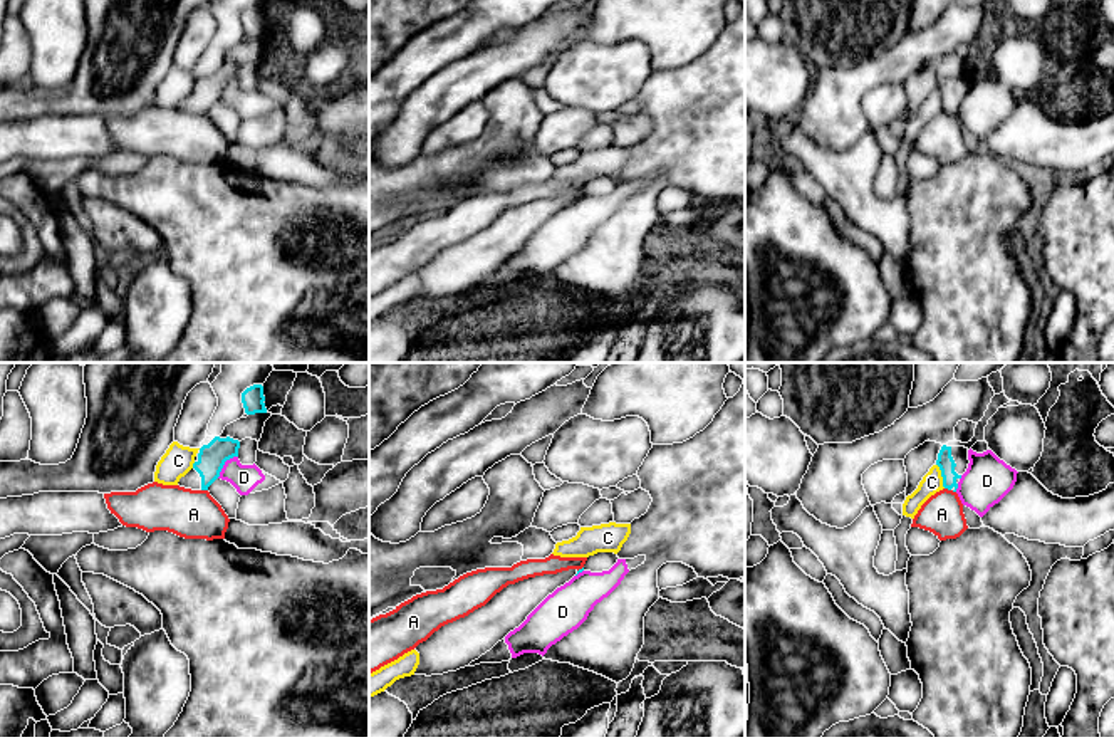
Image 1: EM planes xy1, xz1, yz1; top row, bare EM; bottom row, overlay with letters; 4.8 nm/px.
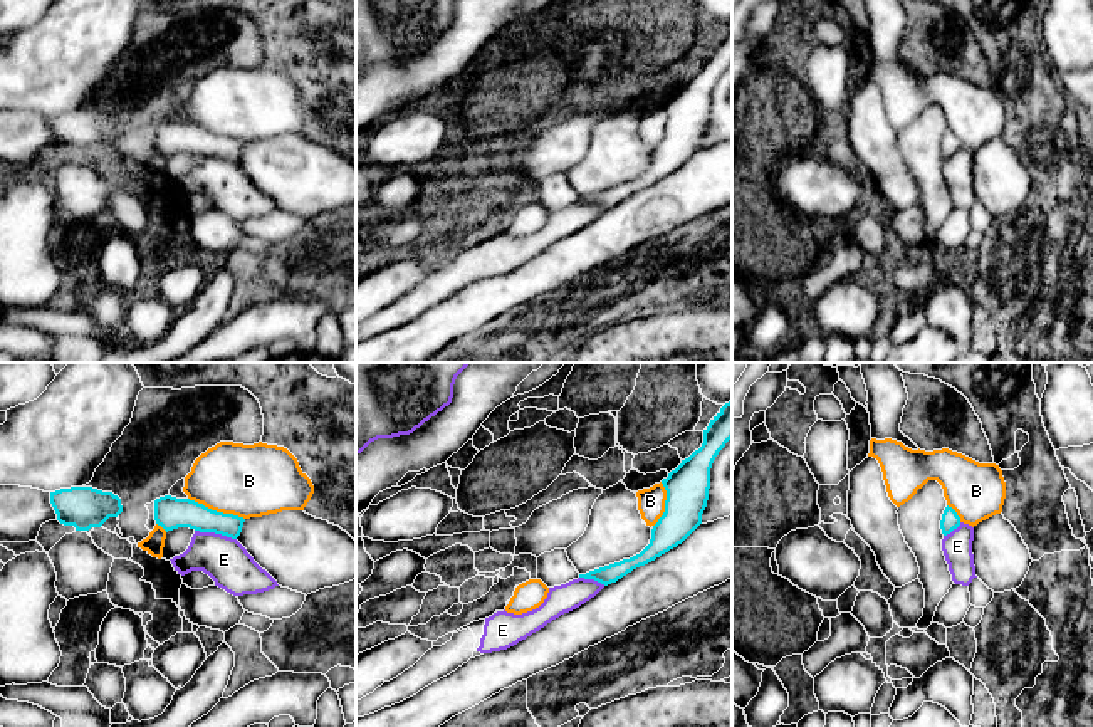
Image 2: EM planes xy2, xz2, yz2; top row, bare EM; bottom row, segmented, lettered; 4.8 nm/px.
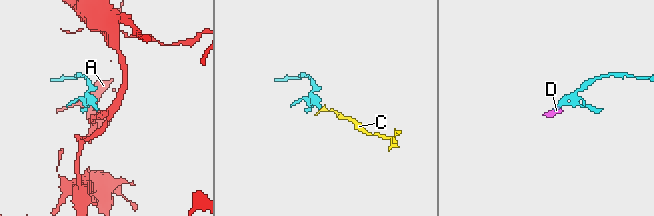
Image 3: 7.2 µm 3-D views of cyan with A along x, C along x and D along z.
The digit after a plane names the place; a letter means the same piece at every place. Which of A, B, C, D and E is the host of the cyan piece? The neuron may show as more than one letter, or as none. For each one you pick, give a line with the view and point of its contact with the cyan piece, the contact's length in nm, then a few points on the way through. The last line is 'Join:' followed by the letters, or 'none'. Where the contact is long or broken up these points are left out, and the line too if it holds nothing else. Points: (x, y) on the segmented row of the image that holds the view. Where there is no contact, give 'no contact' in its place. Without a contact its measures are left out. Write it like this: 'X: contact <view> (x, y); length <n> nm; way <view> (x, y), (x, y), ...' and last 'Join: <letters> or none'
Join: none

